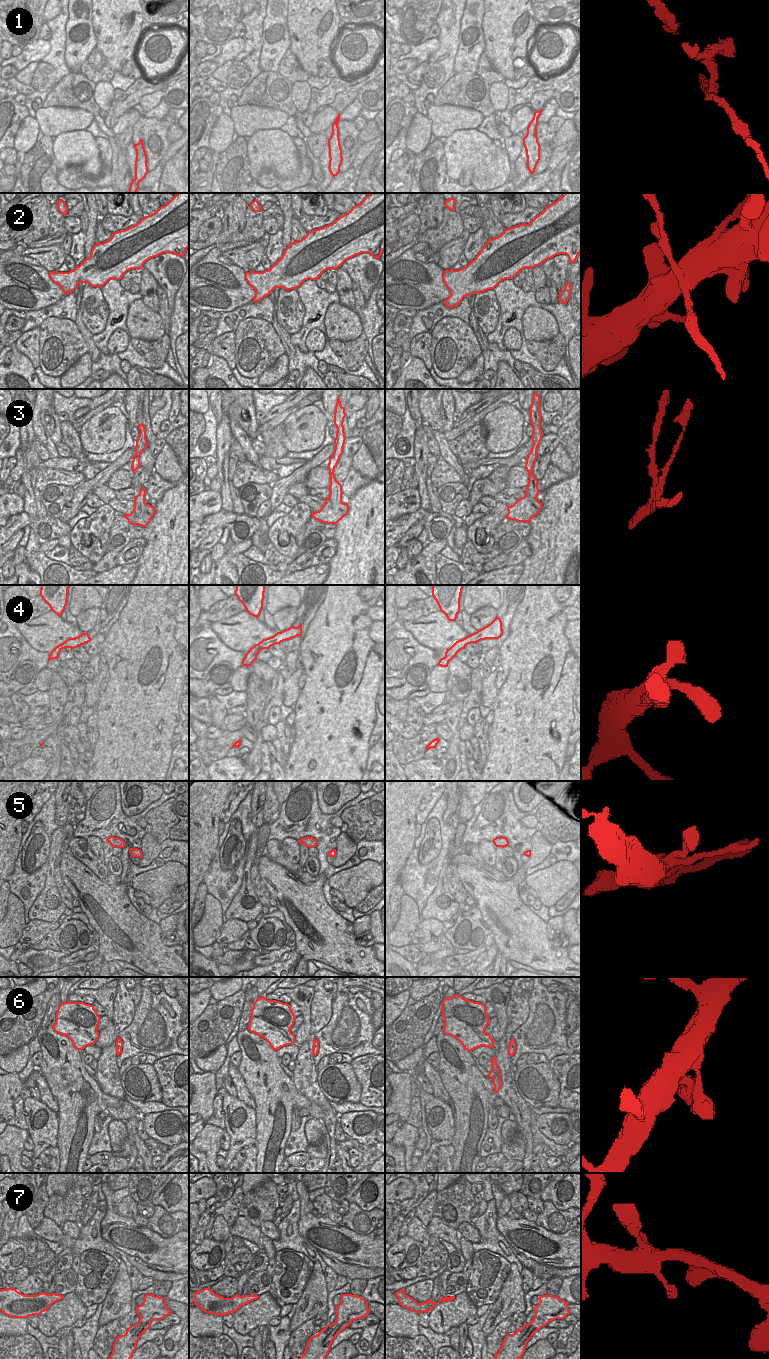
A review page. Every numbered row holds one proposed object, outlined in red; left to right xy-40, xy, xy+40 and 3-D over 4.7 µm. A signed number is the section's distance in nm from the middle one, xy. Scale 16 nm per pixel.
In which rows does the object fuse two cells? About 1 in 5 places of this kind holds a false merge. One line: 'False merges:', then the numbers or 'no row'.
False merges: 1, 2, 3

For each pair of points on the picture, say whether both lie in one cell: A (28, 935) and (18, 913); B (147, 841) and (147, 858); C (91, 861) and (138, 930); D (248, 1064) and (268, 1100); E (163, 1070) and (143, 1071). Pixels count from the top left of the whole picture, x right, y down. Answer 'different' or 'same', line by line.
A: different
B: same
C: different
D: same
E: different

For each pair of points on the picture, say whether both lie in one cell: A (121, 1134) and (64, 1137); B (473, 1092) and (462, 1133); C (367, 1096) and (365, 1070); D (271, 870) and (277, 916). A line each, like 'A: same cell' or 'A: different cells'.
A: different cells
B: same cell
C: same cell
D: different cells

